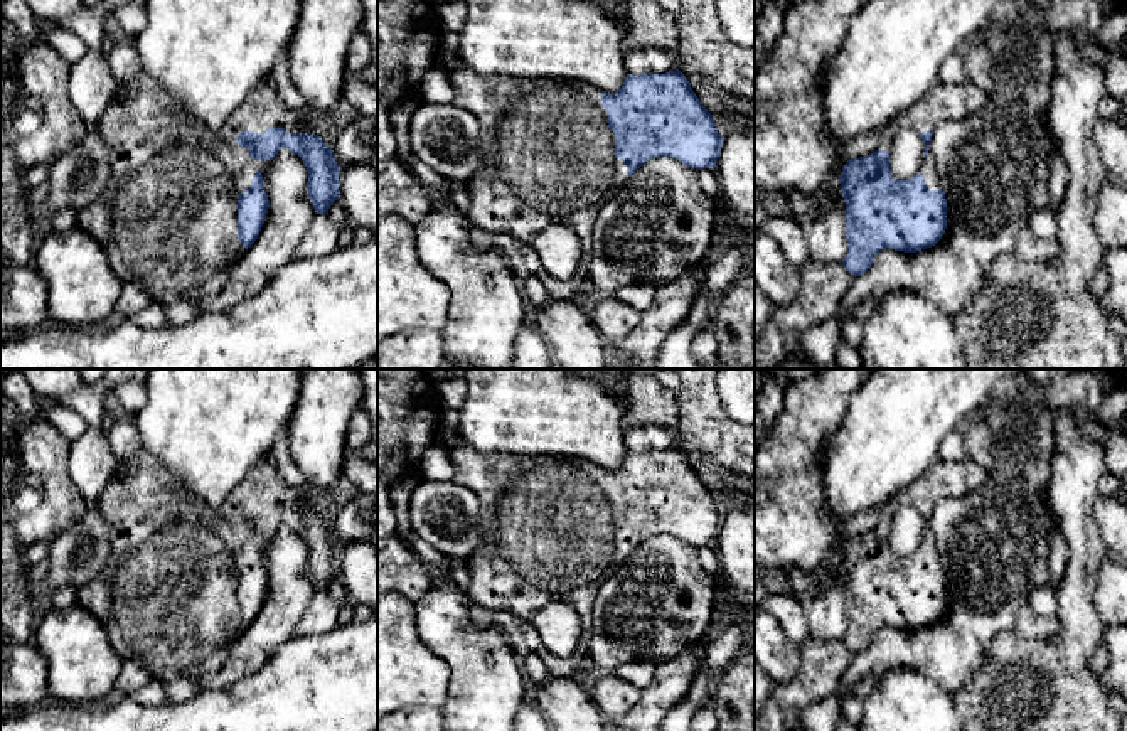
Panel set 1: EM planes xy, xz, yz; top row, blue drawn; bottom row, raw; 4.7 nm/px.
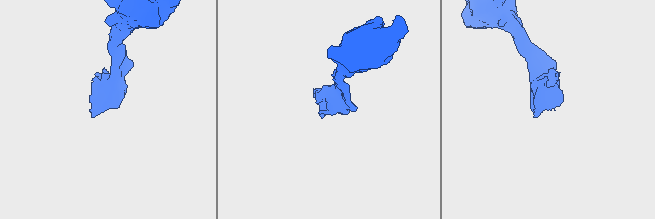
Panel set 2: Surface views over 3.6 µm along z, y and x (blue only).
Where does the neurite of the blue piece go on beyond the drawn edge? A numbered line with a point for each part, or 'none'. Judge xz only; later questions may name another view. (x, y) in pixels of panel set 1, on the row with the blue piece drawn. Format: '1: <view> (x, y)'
1: xz (548, 157)

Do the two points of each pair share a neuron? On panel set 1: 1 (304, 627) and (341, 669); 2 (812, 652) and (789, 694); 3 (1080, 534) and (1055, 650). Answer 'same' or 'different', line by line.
1: different
2: same
3: same

